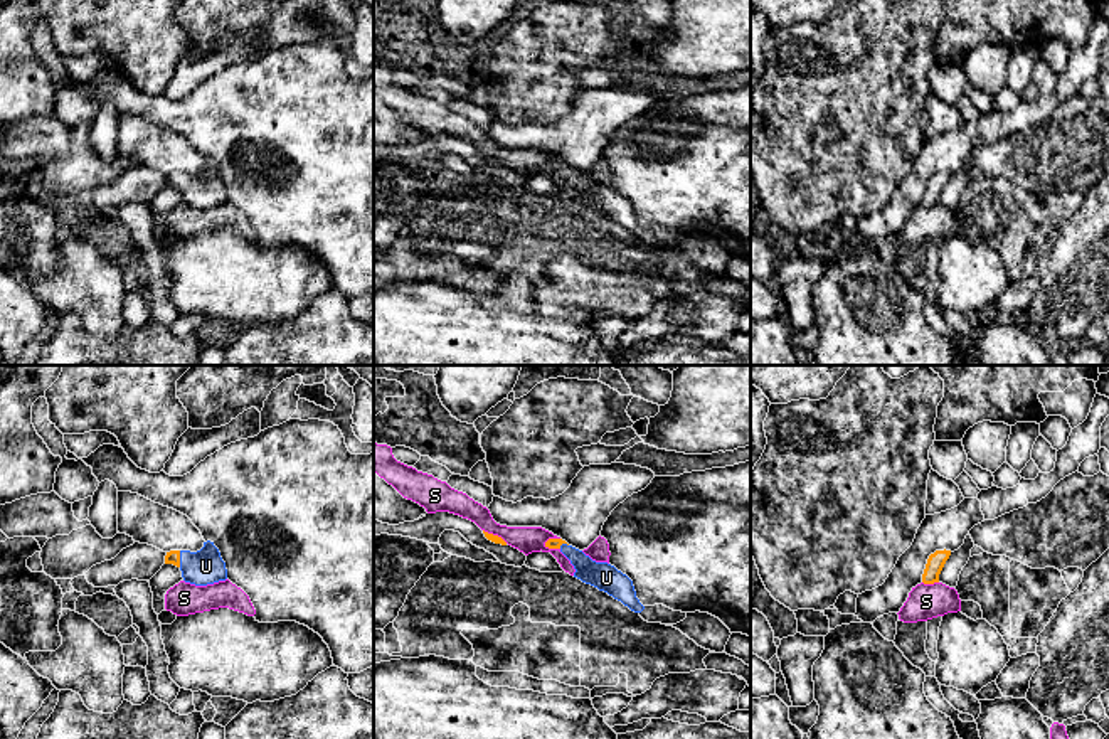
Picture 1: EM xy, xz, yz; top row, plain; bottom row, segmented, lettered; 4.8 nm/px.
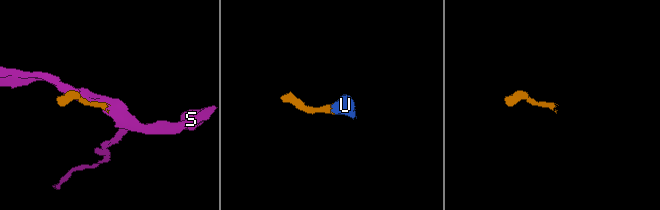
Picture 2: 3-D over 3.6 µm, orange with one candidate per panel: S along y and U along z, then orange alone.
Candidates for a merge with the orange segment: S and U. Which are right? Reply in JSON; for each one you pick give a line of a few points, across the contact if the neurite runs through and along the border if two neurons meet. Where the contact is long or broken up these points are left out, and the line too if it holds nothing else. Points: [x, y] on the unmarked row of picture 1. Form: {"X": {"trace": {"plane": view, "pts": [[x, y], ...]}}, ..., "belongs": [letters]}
{"U": {"trace": {"plane": "xy", "pts": [[174, 179], [179, 182], [206, 189]]}}, "belongs": ["U"]}

